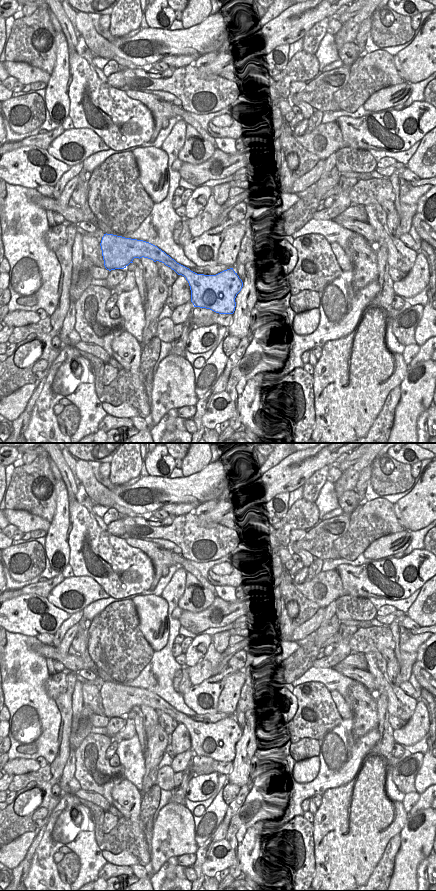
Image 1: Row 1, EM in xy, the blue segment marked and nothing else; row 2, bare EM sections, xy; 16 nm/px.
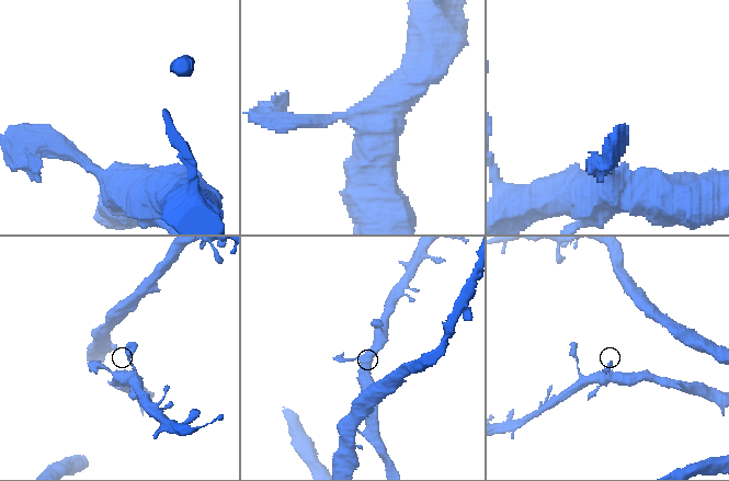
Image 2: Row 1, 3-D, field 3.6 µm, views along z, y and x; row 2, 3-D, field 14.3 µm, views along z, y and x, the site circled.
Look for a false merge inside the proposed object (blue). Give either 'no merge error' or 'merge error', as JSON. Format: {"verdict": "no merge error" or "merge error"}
{"verdict": "no merge error"}

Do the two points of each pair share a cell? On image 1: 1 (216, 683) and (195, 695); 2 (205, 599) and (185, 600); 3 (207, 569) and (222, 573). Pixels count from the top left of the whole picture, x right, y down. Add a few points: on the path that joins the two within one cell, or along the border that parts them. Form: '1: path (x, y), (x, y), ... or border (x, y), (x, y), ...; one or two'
1: path (211, 688), (207, 692), (200, 693); one
2: path (200, 599), (193, 604), (190, 602); one
3: path (211, 571), (218, 572); one

